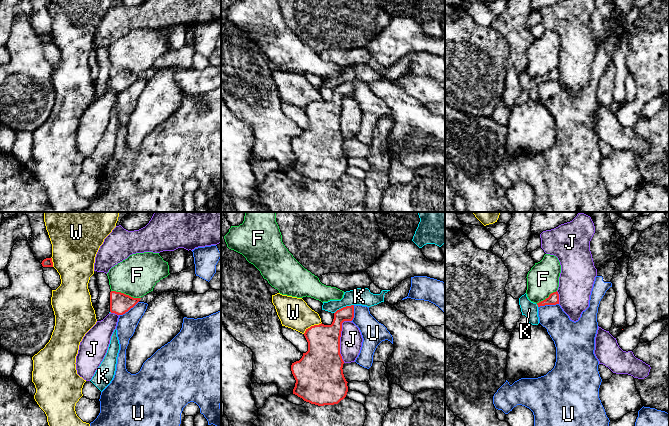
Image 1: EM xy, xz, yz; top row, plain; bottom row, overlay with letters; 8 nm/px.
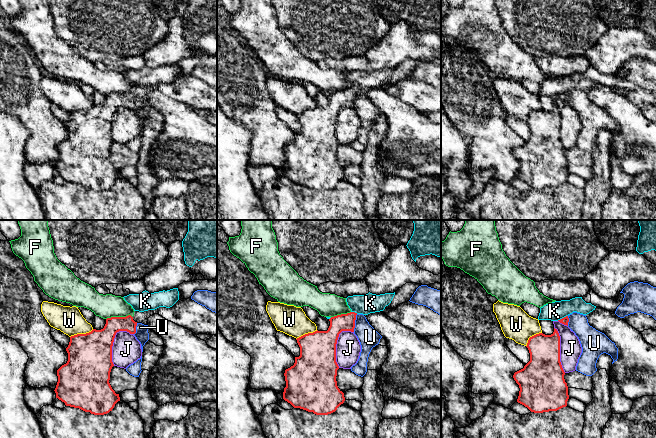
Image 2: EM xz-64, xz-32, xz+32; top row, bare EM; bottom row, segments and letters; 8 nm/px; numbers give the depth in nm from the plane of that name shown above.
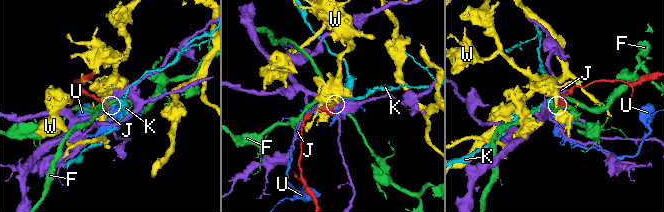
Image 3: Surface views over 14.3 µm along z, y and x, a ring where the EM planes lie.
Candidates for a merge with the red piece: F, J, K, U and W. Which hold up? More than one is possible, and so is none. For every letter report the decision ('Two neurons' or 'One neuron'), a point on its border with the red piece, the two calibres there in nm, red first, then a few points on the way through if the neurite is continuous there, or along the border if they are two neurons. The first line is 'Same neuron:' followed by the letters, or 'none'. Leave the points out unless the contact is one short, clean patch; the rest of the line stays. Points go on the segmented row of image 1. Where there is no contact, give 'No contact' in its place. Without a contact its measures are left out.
Same neuron: none
F: Two neurons. Touches red at xy (125, 294). Thickness 170 nm (red) against 320 nm. Boundary: xy (111, 290), (140, 298)
J: Two neurons. Touches red at xz (339, 339). Thickness 320 nm (red) against 180 nm
K: Two neurons. Touches red at xz (343, 307). Thickness 160 nm (red) against 140 nm. Boundary: xz (353, 304), (343, 306), (334, 313)
U: Two neurons. Touches red at yz (548, 304). Thickness 90 nm (red) against 220 nm. Boundary: yz (558, 303), (538, 307)
W: Two neurons. Touches red at xz (312, 326). Thickness 260 nm (red) against 240 nm

